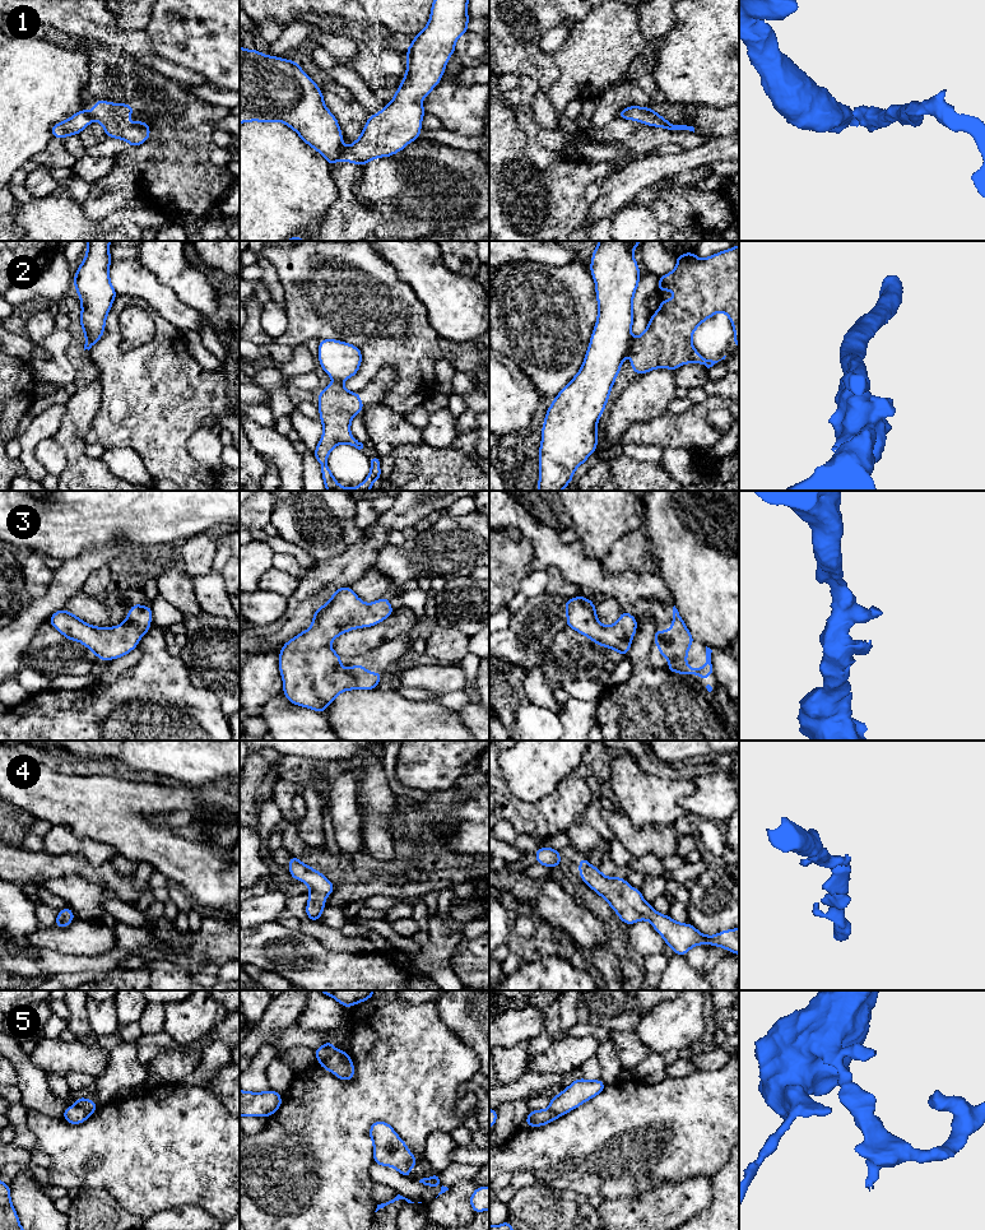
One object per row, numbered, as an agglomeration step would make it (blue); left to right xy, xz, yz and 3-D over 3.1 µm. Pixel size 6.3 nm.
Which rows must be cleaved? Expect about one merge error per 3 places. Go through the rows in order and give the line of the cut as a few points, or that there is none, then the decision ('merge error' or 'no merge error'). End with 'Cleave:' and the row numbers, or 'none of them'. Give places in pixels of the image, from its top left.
1: cut in xz along (343, 148), (337, 158); merge error
2: cut in yz along (632, 338), (628, 348); merge error
3: no cut; no merge error
4: no cut; no merge error
5: cut in xz along (335, 1049), (319, 1062); merge error
Cleave: 1, 2, 5

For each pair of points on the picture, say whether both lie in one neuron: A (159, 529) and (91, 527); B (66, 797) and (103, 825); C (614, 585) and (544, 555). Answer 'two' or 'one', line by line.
A: one
B: one
C: one

